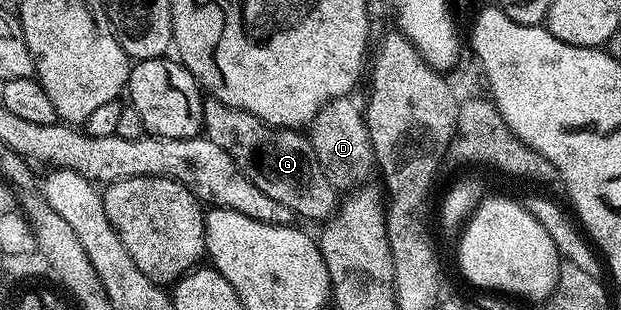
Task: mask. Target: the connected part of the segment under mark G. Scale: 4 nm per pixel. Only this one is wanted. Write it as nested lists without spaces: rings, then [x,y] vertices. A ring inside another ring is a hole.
[[[213,98],[202,101],[202,126],[207,140],[216,142],[220,150],[232,157],[232,162],[268,198],[288,206],[295,217],[325,222],[337,215],[340,192],[328,182],[313,146],[301,131],[292,128],[271,128],[260,118],[242,108],[233,108]]]

